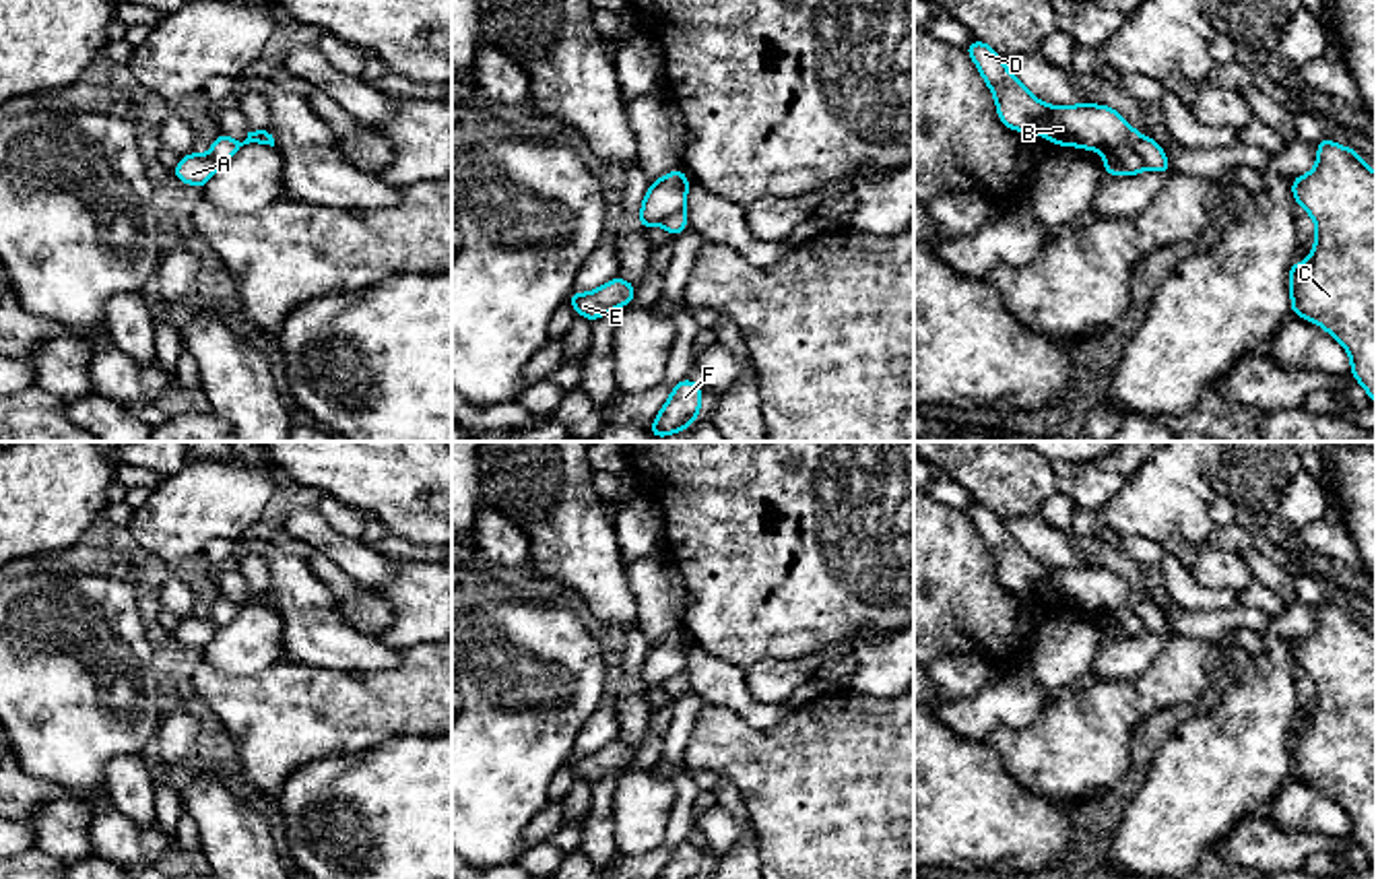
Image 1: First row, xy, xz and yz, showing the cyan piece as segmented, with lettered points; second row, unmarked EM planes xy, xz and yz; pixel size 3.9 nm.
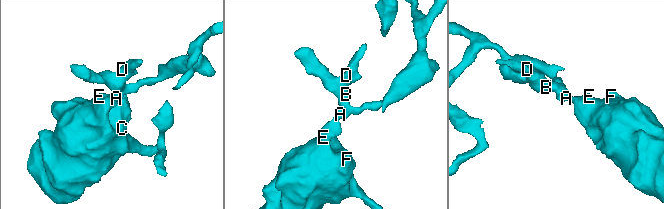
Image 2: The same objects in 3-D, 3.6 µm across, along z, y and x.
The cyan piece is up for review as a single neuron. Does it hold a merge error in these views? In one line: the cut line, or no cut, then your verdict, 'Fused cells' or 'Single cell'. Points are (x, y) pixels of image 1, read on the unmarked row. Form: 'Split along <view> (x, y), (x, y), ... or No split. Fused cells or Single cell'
Split along yz (1106, 615), (1129, 609), (1148, 630). Fused cells

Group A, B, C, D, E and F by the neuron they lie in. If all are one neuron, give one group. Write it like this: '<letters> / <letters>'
A C E F / B D

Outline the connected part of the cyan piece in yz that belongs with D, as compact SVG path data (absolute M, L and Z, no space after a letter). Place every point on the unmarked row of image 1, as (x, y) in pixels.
M982 501L963 510L986 543L996 563L996 576L1003 588L1015 594L1036 594L1058 609L1081 609L1110 617L1116 611L1135 613L1151 633L1172 636L1164 611L1151 600L1139 596L1110 567L1048 567L1034 559L1017 539L1005 528L1005 522Z

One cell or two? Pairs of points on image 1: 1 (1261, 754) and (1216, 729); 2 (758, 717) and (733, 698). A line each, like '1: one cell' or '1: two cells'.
1: one cell
2: one cell

